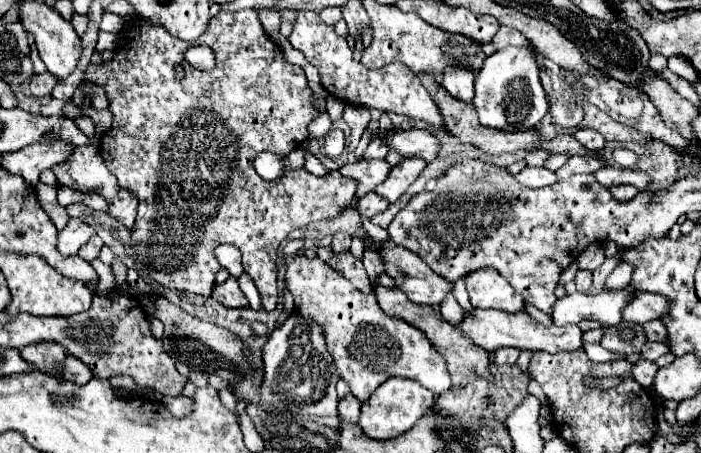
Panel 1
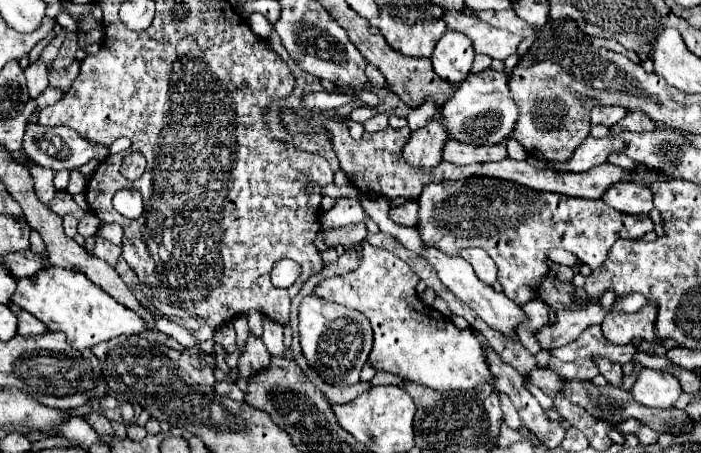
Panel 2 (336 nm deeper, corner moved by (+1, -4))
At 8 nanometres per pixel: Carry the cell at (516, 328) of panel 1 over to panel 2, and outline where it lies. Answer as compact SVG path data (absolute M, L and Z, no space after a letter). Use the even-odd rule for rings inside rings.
M646 305L642 313L636 315L626 315L626 313L614 313L612 317L606 317L602 323L602 333L604 337L614 343L630 343L634 339L642 339L646 343L658 343L656 335L652 333L652 325L656 319L656 309L652 305Z

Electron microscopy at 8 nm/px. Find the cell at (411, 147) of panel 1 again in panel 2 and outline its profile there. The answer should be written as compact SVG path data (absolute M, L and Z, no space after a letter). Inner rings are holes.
M448 139L442 147L442 159L454 165L472 165L472 163L486 163L486 161L500 161L506 157L506 149L500 145L480 147L480 145L466 145L454 139Z

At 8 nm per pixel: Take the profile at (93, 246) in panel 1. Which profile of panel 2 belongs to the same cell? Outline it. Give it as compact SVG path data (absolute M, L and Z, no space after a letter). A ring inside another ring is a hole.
M86 213L86 217L84 217L84 219L80 221L80 225L78 225L78 233L80 233L84 239L88 239L88 237L96 235L98 227L100 227L100 223L96 221L96 215Z

